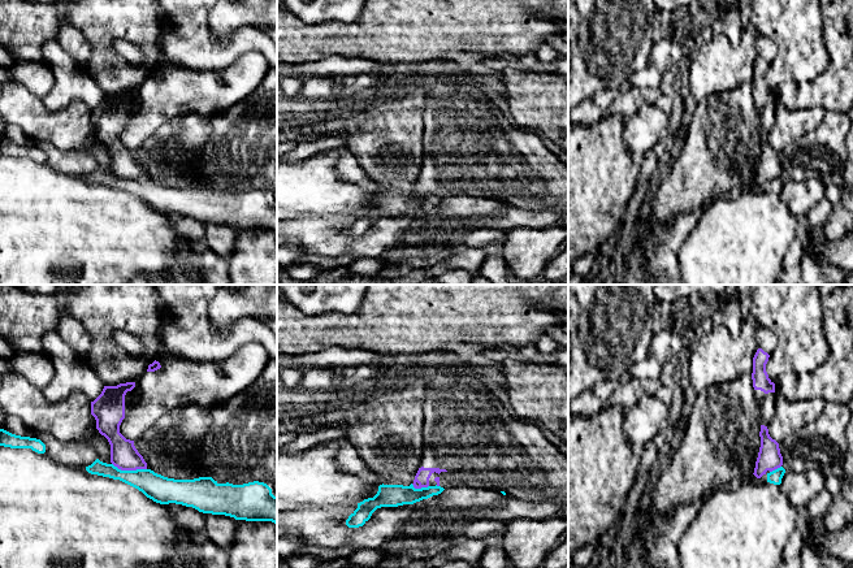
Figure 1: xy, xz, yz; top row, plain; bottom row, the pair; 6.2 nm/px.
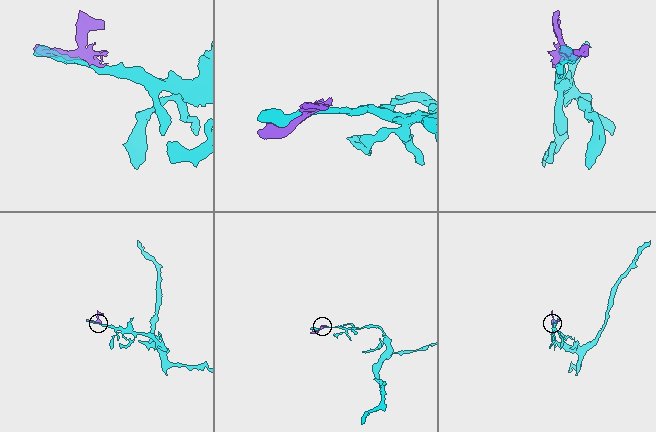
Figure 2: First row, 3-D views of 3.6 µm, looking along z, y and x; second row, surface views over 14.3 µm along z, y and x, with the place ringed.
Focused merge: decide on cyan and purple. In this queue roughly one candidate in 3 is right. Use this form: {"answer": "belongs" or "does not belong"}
{"answer": "does not belong"}

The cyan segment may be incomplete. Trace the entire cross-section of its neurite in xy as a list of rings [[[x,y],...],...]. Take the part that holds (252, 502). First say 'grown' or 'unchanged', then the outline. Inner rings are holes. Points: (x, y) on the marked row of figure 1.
unchanged | [[[99,459],[86,467],[86,471],[120,480],[160,504],[176,503],[203,513],[225,515],[246,521],[272,521],[277,526],[277,497],[264,482],[218,484],[212,477],[174,480],[151,469],[121,471]]]

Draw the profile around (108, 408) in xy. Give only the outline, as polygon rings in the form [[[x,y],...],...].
[[[135,382],[104,386],[101,394],[91,402],[91,415],[96,429],[111,445],[111,463],[121,471],[147,469],[147,463],[134,446],[120,433],[125,419],[125,395],[135,387]]]

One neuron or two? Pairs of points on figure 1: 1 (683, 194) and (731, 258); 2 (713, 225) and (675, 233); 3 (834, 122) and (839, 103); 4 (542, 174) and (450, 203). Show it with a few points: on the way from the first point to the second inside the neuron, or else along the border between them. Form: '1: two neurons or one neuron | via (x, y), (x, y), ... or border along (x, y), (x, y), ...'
1: two neurons | border along (736, 196), (715, 198), (708, 206)
2: two neurons | border along (700, 216), (695, 225)
3: two neurons | border along (826, 109), (839, 113)
4: two neurons | border along (473, 195), (499, 200)

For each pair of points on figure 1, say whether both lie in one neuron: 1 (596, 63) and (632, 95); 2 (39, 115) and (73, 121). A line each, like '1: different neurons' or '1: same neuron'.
1: different neurons
2: same neuron

